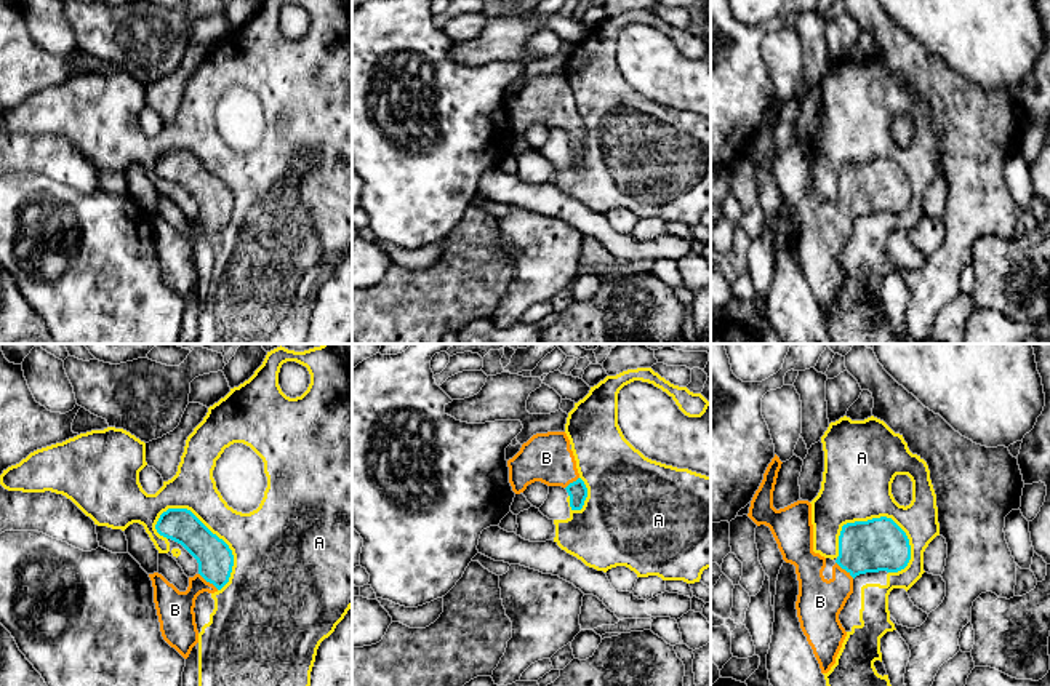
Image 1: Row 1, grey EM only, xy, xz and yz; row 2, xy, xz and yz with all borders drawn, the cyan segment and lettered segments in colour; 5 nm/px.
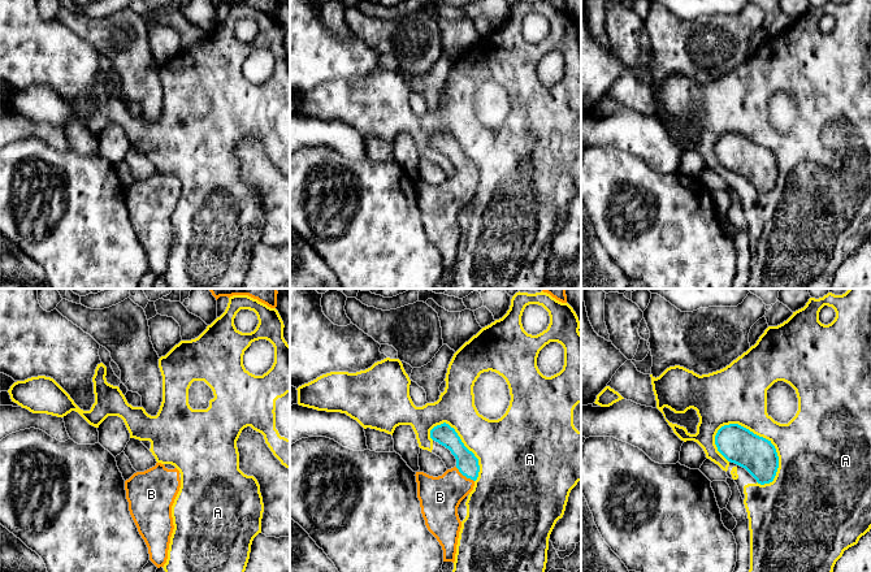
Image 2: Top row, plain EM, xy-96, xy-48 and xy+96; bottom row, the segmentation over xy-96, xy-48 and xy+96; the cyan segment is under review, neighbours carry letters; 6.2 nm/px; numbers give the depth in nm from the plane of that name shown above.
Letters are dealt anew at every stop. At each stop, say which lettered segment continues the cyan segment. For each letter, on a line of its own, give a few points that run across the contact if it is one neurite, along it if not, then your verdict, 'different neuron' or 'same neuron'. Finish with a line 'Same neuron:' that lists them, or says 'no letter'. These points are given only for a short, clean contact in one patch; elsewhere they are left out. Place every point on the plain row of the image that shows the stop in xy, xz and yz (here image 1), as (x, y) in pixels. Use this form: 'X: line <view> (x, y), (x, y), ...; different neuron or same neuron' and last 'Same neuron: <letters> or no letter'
A: different neuron
B: line xy (215, 200), (215, 211), (208, 223), (175, 251); same neuron
Same neuron: B

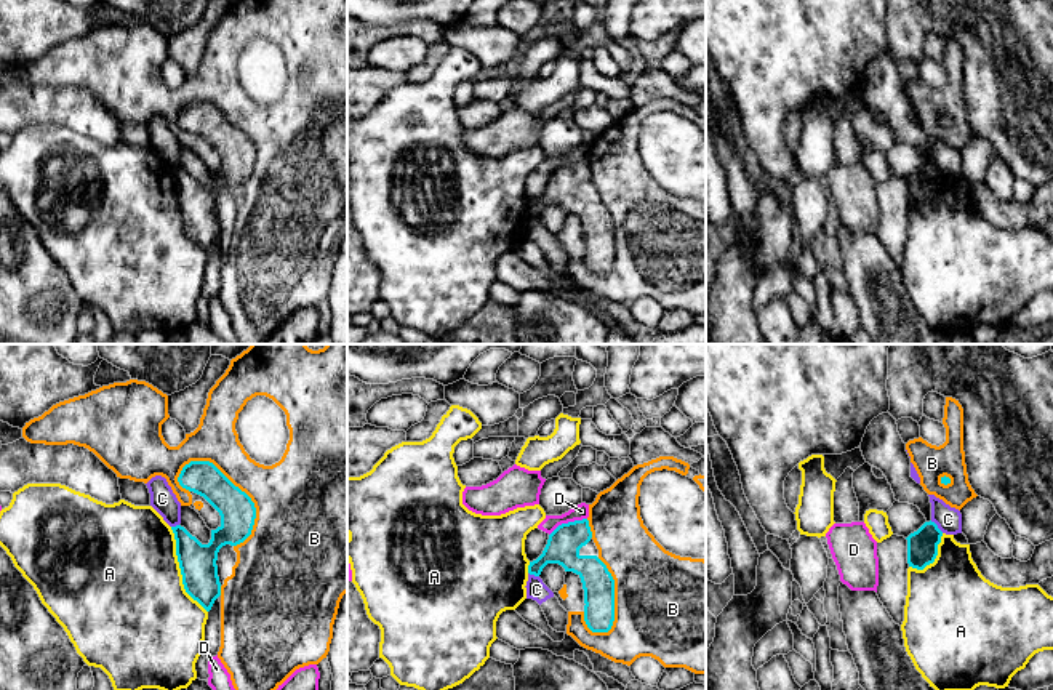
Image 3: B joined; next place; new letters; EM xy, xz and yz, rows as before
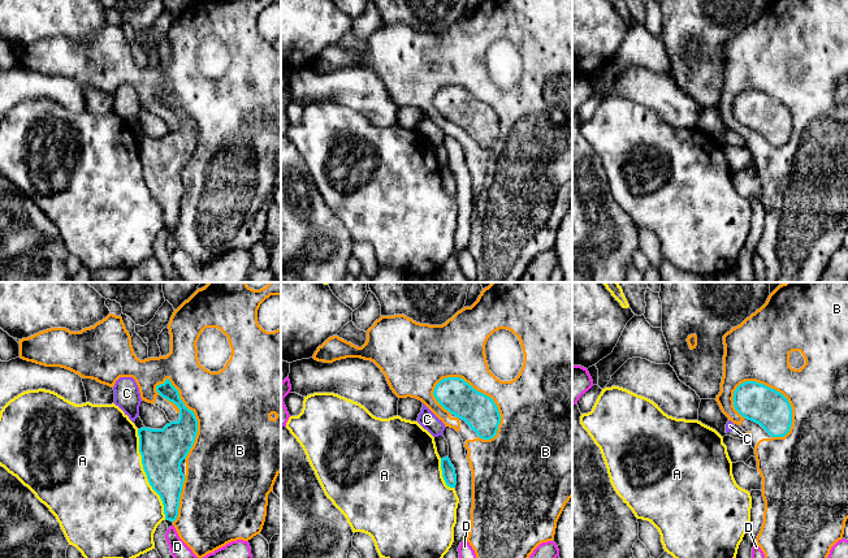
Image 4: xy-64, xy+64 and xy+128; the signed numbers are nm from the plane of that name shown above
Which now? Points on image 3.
A: different neuron
B: different neuron
C: line yz (930, 162), (943, 173); different neuron
D: different neuron
Same neuron: no letter

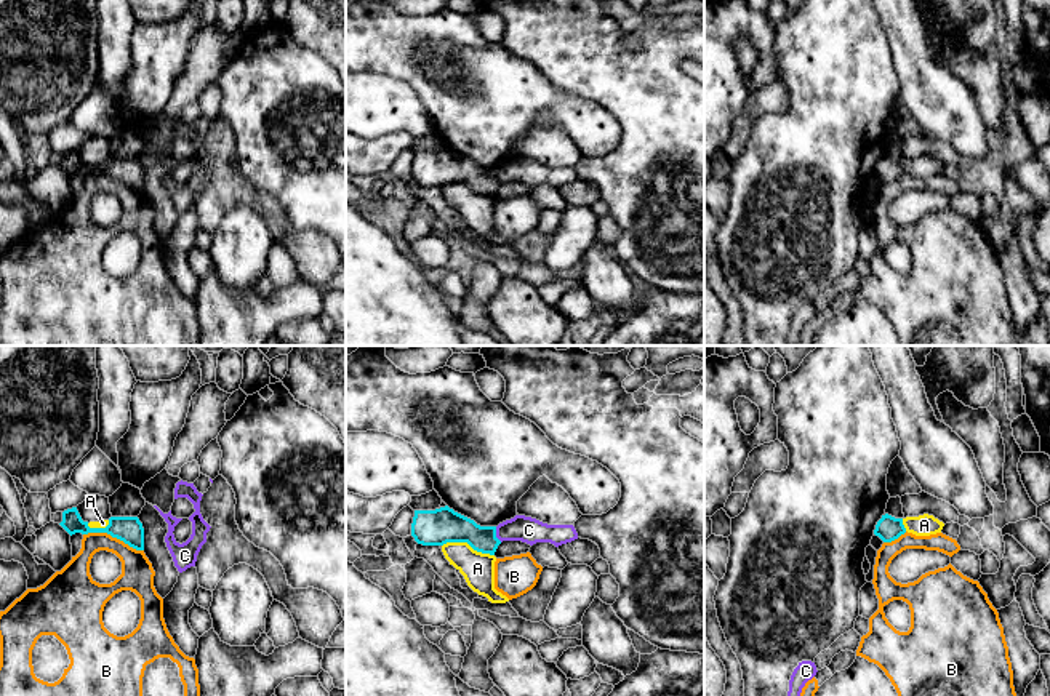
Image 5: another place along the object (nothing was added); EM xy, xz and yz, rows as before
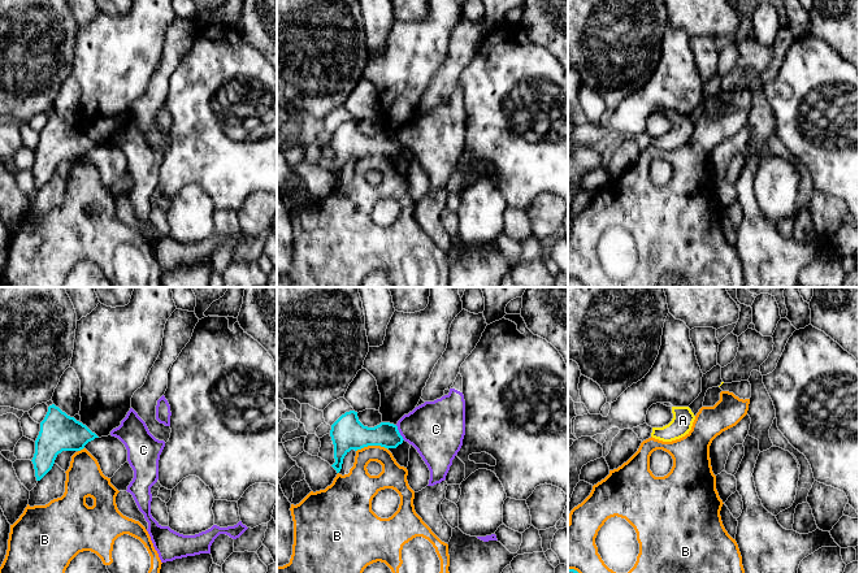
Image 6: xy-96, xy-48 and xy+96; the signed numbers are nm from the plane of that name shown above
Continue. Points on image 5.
A: line xz (442, 186), (468, 184), (474, 191), (493, 197); different neuron
B: different neuron
C: line xz (495, 168), (495, 176), (501, 183); different neuron
Same neuron: no letter

